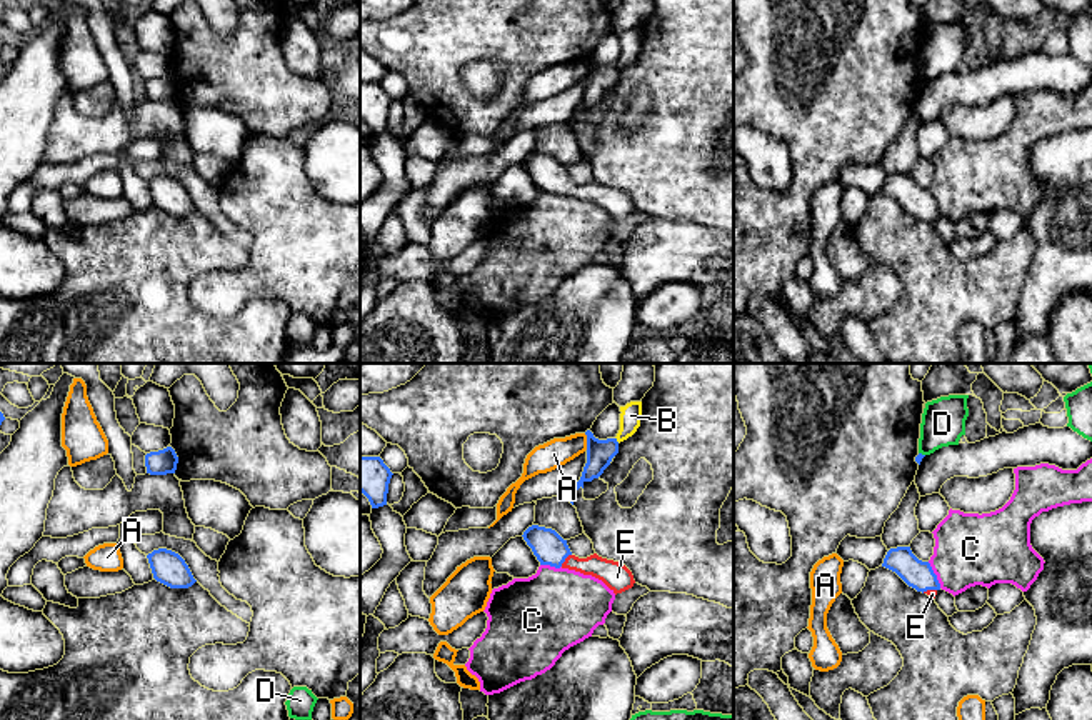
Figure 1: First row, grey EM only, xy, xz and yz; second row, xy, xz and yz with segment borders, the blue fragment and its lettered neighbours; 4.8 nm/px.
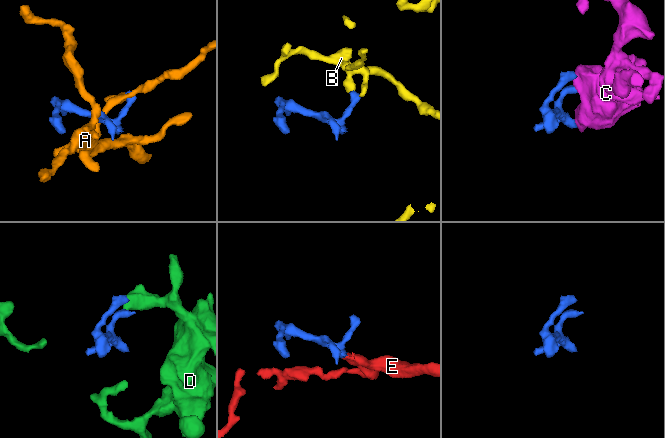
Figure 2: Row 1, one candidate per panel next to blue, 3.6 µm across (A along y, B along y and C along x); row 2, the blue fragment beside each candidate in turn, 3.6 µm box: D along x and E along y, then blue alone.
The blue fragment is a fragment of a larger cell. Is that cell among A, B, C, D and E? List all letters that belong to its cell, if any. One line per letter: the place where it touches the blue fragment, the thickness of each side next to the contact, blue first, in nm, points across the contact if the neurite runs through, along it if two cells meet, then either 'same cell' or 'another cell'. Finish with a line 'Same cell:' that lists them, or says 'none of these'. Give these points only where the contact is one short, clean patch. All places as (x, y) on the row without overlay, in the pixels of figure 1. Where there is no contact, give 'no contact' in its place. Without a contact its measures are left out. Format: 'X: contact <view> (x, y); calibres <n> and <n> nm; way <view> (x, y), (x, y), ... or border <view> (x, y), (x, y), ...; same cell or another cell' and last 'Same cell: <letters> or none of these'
A: contact xz (587, 69); calibres 130 and 140 nm; another cell
B: contact xz (616, 67); calibres 130 and 100 nm; border xz (616, 64), (619, 69); another cell
C: contact yz (936, 202); calibres 140 and 340 nm; border yz (927, 189), (941, 214); another cell
D: contact yz (921, 80); calibres 40 and 200 nm; border yz (919, 79), (924, 82); another cell
E: contact xz (564, 187); calibres 160 and 120 nm; way xz (549, 174), (564, 187), (596, 192), (612, 200); same cell
Same cell: E

